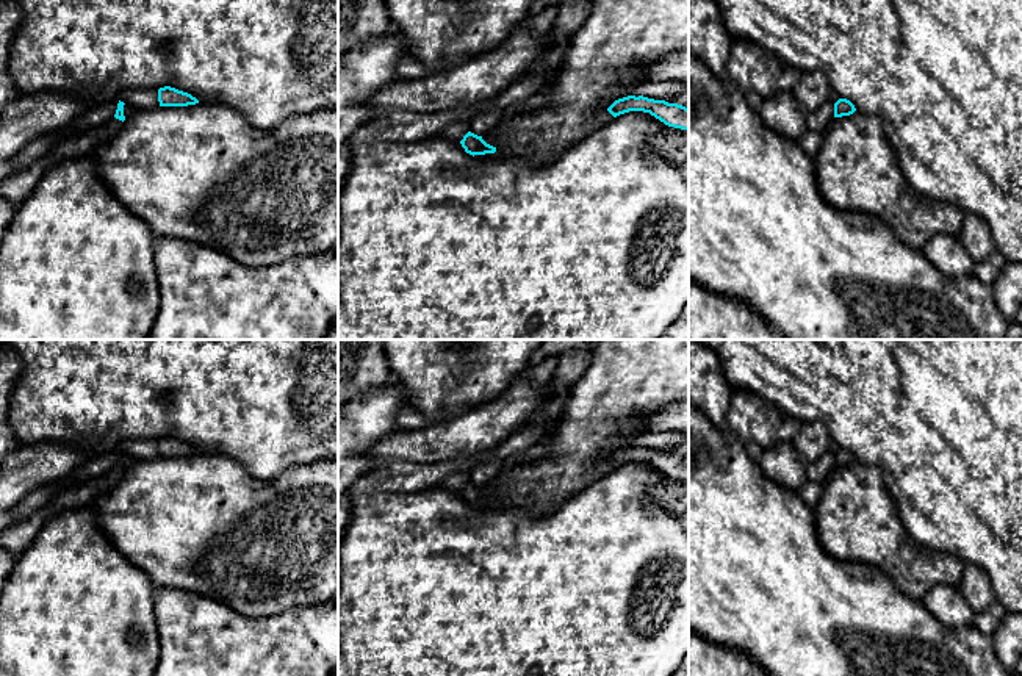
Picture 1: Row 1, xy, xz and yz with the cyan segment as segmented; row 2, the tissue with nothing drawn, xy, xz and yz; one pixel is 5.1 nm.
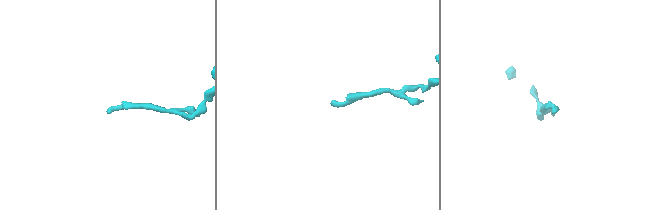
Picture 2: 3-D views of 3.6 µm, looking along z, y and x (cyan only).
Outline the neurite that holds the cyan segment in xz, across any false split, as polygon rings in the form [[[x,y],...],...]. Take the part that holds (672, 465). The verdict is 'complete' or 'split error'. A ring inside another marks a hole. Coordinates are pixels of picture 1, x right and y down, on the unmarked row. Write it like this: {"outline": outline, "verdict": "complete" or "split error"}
{"outline": [[[628,446],[615,451],[607,462],[614,468],[629,462],[643,462],[650,463],[668,477],[689,480],[689,458],[678,454],[668,454],[665,451],[654,451],[643,446]]], "verdict": "complete"}

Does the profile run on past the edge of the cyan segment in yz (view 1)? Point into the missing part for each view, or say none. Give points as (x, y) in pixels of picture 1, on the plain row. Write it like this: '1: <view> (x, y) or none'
1: none

